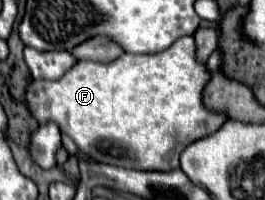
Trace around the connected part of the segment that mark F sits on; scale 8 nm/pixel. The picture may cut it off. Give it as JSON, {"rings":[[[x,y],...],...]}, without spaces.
{"rings":[[[179,37],[161,53],[123,53],[111,63],[77,61],[57,81],[31,81],[25,91],[25,103],[39,125],[49,121],[57,123],[61,133],[69,135],[77,149],[93,161],[141,171],[169,171],[179,167],[179,155],[187,145],[215,133],[225,123],[223,115],[203,111],[201,93],[207,79],[209,75],[205,65],[195,61],[193,37]]]}

